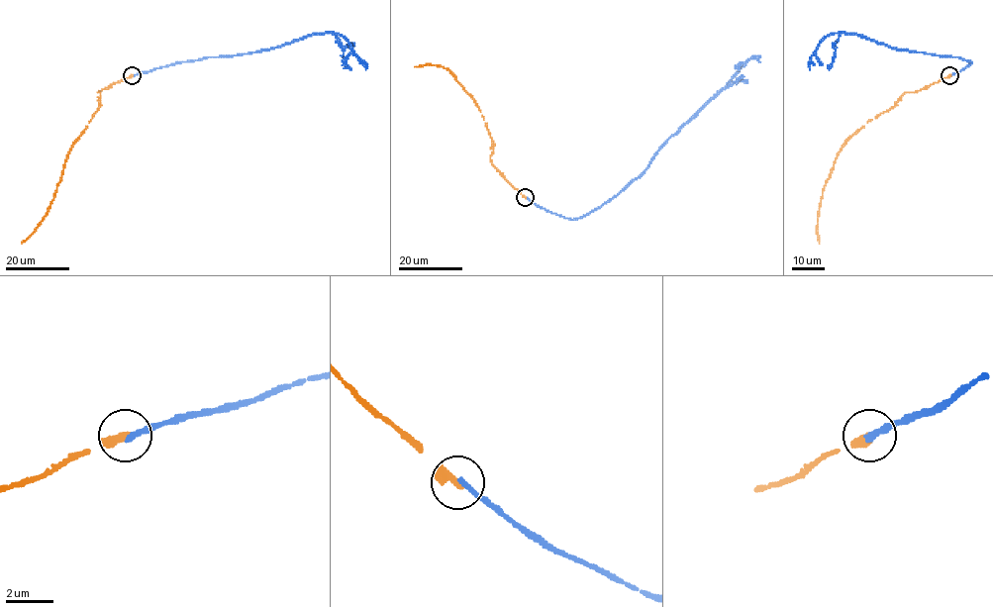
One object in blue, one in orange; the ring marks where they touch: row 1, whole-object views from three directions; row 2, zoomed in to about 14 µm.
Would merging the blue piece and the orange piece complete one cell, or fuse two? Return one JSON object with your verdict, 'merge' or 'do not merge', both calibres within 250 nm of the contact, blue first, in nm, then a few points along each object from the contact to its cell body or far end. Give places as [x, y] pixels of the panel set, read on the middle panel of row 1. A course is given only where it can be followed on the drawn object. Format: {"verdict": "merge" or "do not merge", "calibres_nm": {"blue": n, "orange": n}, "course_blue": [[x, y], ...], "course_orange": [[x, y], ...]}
{"verdict": "do not merge", "calibres_nm": {"blue": 200, "orange": 420}, "course_blue": [[525, 196], [549, 212], [571, 219], [601, 207], [640, 174], [655, 152], [744, 63], [759, 56]], "course_orange": [[525, 197], [491, 161], [492, 139], [483, 116], [476, 102], [454, 76], [447, 68], [430, 63], [414, 67]]}

